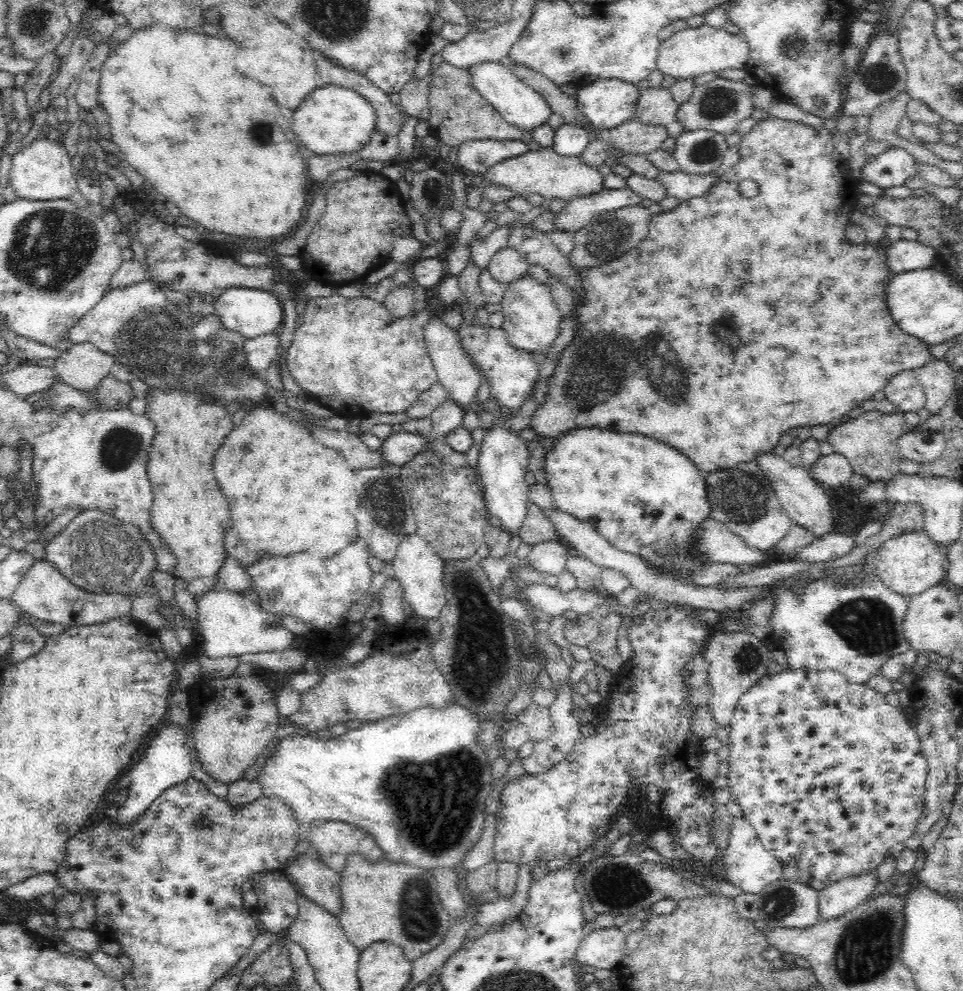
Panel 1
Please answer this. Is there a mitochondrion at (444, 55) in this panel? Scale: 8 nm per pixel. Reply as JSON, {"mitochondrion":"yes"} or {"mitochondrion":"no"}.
{"mitochondrion":"no"}

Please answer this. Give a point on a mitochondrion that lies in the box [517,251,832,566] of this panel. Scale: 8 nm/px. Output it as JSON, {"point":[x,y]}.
{"point":[602,361]}

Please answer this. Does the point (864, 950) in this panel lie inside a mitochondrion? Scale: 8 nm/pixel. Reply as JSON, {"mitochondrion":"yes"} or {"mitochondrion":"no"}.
{"mitochondrion":"yes"}

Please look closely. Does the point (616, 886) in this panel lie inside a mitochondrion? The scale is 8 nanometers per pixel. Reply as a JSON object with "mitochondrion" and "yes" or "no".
{"mitochondrion":"yes"}

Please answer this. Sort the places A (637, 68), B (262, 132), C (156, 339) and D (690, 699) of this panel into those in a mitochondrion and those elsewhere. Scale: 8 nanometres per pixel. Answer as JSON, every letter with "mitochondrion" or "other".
{"A":"other","B":"mitochondrion","C":"mitochondrion","D":"other"}

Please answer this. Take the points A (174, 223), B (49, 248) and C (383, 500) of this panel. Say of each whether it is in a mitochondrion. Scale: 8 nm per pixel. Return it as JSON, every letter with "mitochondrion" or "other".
{"A":"other","B":"mitochondrion","C":"mitochondrion"}

